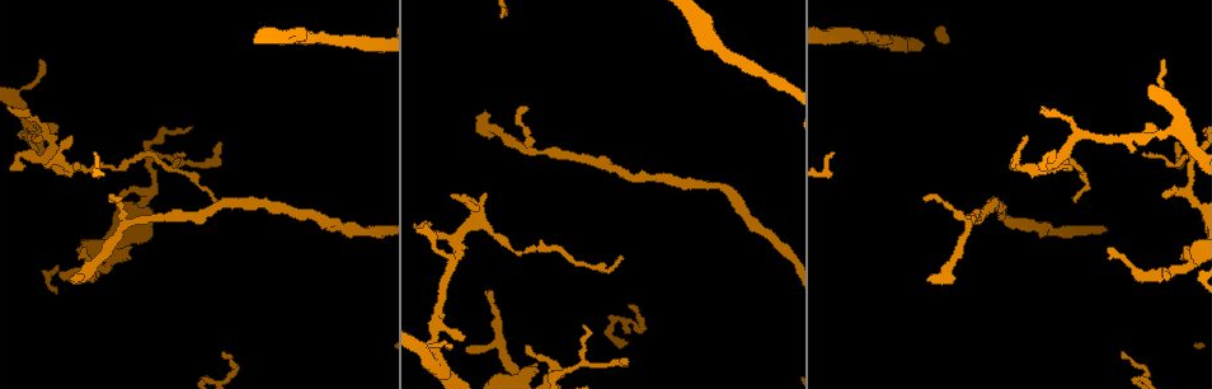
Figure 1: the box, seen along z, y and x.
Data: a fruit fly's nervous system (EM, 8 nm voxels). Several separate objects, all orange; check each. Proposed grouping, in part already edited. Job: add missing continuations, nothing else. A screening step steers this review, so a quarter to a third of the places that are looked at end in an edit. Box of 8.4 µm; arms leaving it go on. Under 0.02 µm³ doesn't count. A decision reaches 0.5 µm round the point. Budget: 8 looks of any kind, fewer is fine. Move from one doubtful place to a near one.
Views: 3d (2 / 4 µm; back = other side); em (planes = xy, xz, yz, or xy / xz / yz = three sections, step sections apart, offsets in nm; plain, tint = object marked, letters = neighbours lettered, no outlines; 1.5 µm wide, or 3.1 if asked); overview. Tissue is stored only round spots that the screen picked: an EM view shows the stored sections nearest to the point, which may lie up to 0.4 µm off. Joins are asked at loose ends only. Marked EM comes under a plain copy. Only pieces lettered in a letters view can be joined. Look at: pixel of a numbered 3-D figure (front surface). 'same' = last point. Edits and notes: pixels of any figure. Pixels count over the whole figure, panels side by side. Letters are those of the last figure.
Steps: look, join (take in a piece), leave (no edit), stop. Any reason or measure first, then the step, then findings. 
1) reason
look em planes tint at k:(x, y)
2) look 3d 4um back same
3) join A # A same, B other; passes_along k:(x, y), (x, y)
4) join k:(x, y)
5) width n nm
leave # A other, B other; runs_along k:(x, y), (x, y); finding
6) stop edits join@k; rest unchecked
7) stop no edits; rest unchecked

thin end
look 3d 2um at 1:(526, 108)

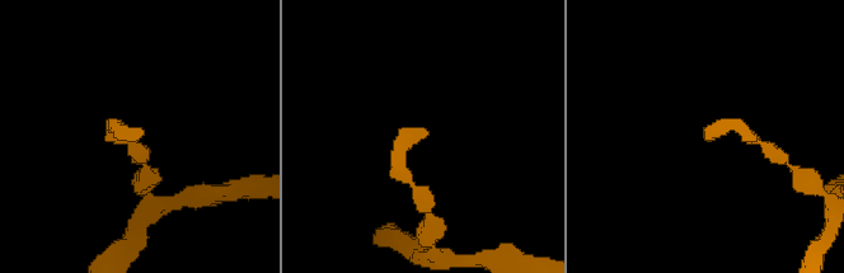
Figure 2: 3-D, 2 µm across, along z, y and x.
look em planes letters at 2:(137, 135)

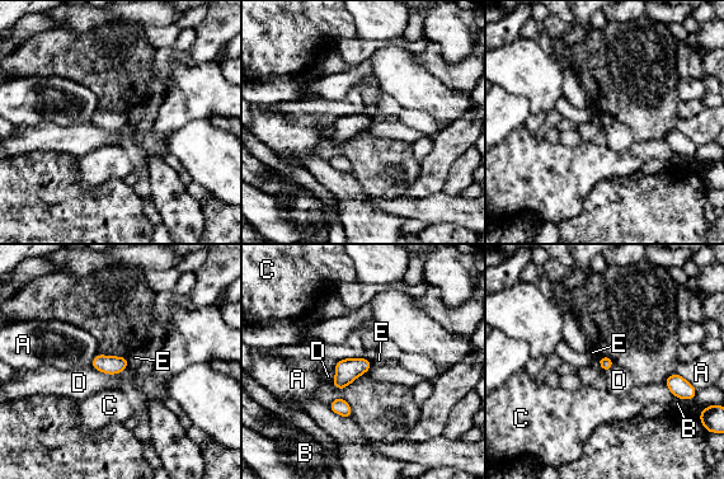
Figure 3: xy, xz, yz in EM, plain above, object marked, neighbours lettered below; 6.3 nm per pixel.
leave # A other, B other, C other, D other, E other; none of them fits

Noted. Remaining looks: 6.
tapers out
look 3d 2um back at 1:(219, 143)

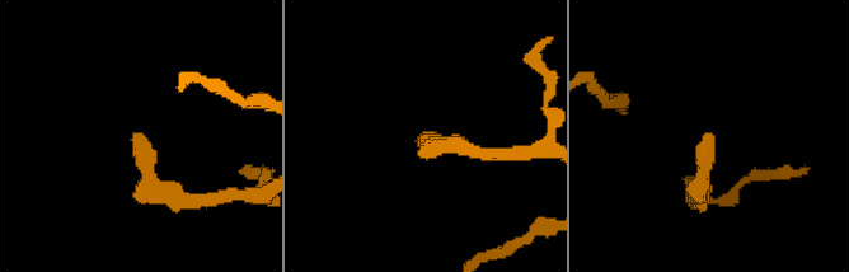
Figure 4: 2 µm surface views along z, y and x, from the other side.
look em planes letters at 4:(711, 132)

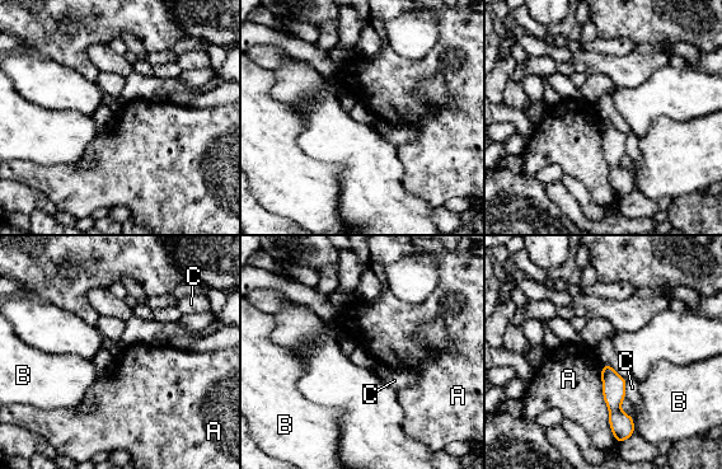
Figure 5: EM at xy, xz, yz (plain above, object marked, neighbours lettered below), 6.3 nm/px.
longest_contact A 500 nm
leave # A other, B other, C other; runs_along 5:(605, 367), (613, 384), (620, 437); none of them fits

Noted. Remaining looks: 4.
tapers out
look 3d 2um at 1:(929, 280)

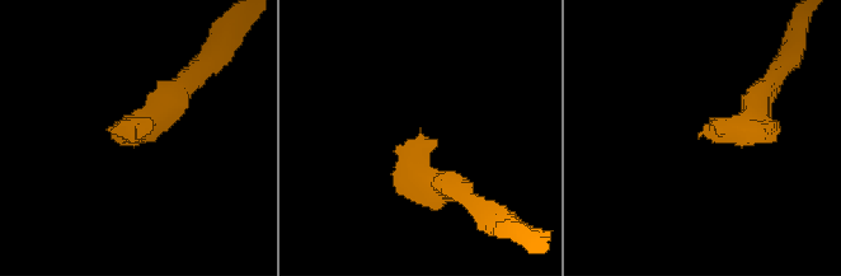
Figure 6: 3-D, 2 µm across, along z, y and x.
now the EM
look em planes tint at 6:(411, 140)

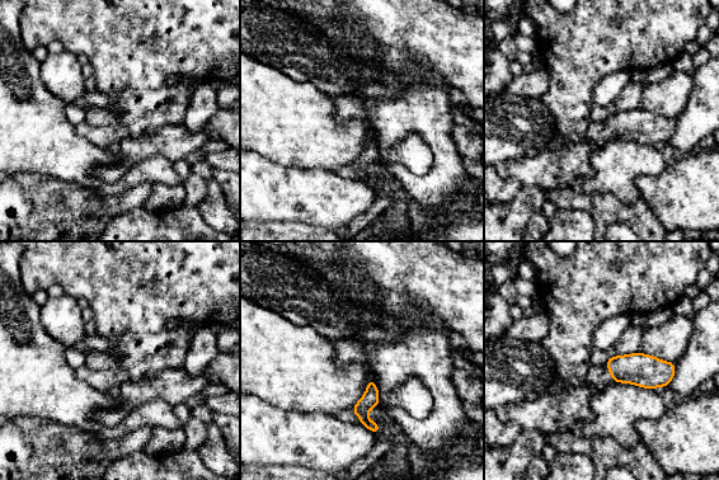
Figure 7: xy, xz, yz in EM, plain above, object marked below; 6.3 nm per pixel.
look em planes letters same

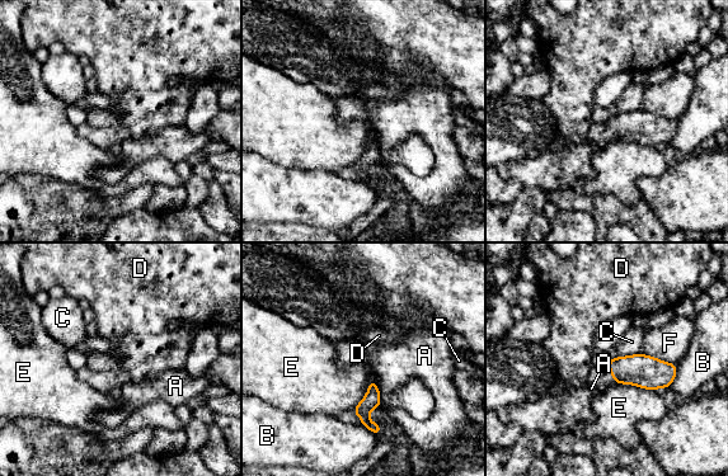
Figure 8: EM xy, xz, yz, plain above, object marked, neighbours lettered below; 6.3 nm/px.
leave # A other, B other, C other, D other, E other, F other; none of them fits

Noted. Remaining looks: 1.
stop no edits; rest unchecked

